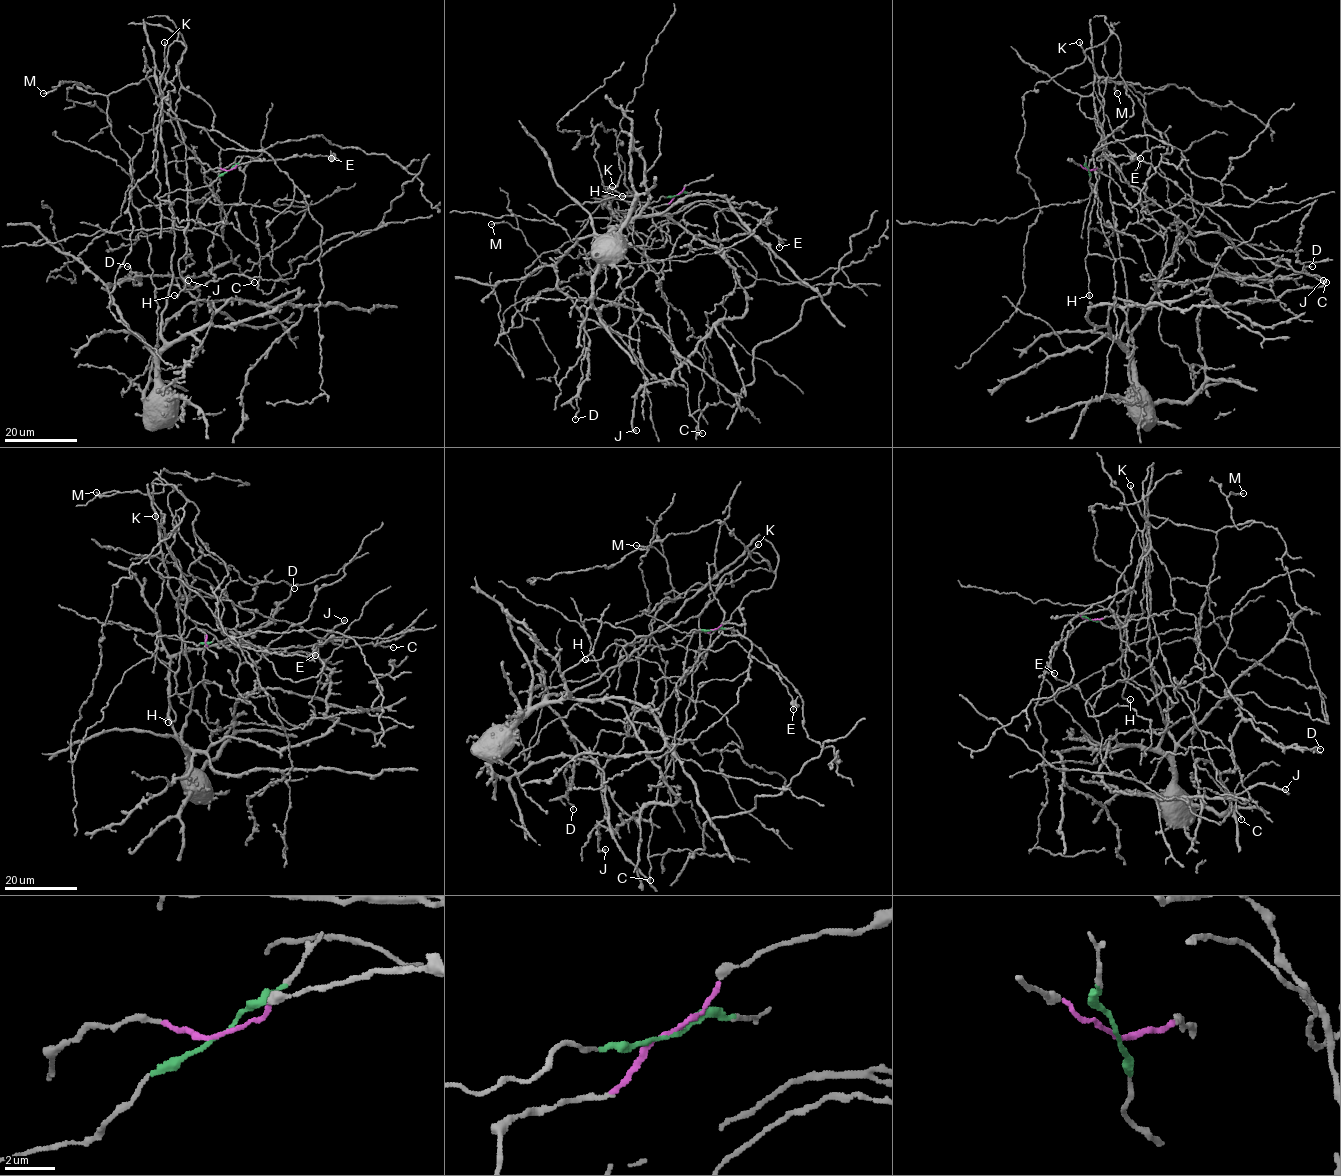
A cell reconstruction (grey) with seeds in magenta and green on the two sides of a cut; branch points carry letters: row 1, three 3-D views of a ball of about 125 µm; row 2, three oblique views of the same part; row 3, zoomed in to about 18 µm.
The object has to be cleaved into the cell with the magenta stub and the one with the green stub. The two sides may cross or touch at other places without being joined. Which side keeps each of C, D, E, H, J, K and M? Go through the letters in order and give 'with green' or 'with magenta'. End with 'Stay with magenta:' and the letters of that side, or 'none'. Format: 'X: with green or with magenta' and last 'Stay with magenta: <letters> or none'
C: with green
D: with magenta
E: with green
H: with green
J: with magenta
K: with green
M: with magenta
Stay with magenta: D, J, M

